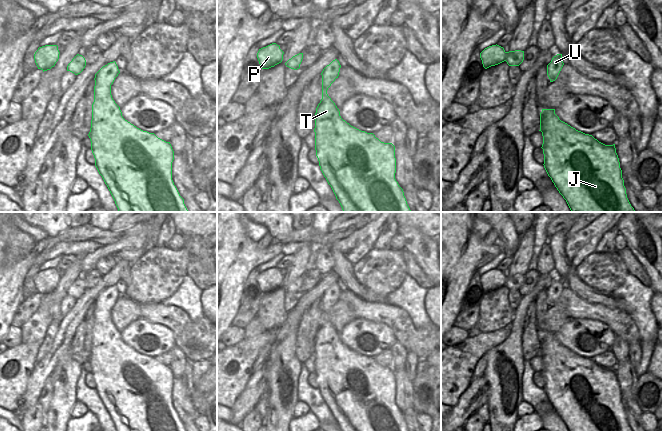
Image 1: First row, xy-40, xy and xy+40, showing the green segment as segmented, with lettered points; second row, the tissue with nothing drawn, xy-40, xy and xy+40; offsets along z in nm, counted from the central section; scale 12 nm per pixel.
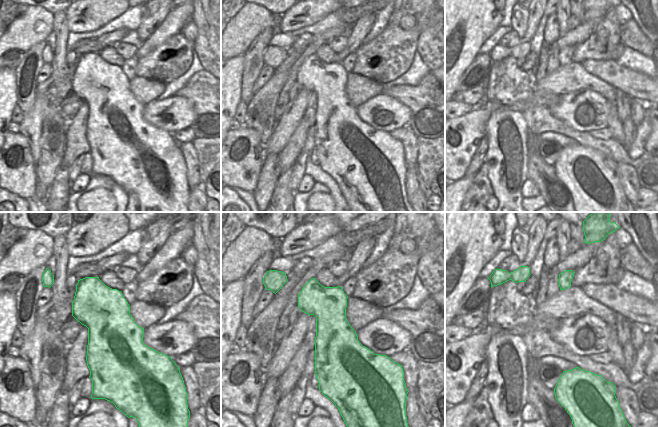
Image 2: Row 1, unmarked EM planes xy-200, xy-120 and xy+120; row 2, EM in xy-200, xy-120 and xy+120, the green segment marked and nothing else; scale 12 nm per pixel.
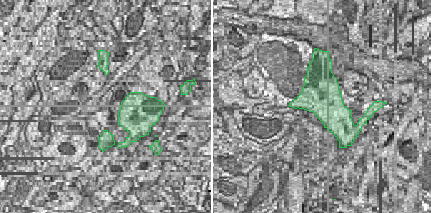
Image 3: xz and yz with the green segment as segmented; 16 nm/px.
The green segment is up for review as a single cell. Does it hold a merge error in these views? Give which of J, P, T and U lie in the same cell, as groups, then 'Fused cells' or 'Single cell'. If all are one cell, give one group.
Groups: J P T U. Single cell.

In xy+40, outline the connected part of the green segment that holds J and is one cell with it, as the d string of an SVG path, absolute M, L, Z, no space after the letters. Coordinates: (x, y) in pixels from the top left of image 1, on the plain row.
M542 333L544 392L569 431L632 431L626 418L615 368L605 369L592 359L561 345L555 333Z

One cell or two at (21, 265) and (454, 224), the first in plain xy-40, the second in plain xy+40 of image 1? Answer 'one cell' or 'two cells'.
one cell

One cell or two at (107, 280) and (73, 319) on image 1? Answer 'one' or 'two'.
one

